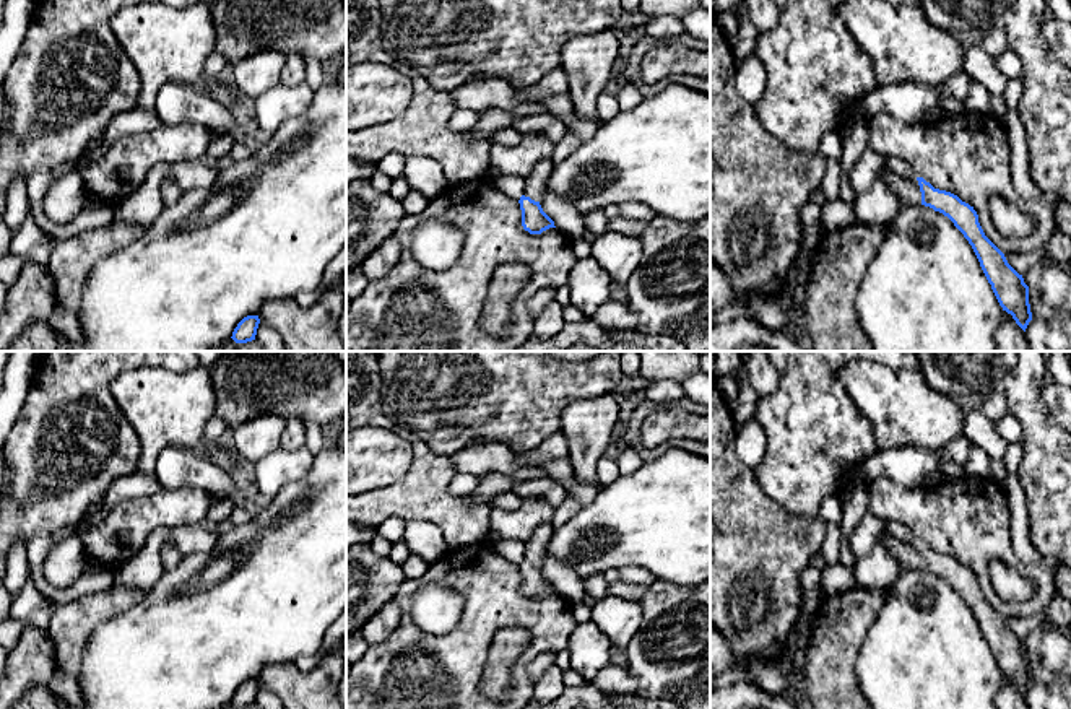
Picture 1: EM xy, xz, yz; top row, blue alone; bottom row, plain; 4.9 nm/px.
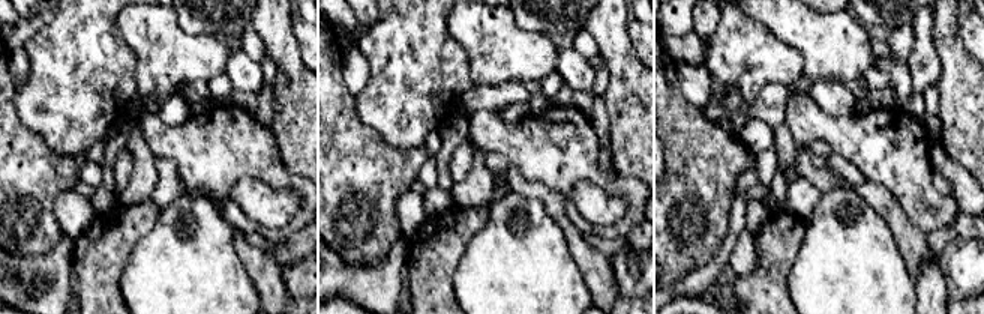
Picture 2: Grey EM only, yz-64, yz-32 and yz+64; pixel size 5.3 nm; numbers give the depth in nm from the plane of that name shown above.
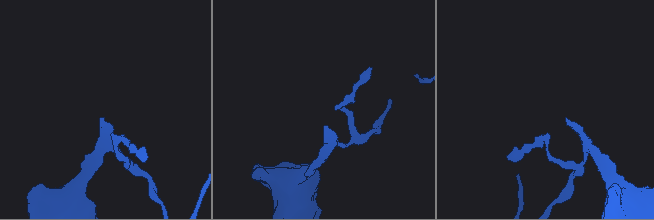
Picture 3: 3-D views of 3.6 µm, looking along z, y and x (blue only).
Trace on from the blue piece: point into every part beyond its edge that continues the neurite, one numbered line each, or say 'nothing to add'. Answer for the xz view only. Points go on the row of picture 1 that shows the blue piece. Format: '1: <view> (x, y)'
1: xz (533, 186)

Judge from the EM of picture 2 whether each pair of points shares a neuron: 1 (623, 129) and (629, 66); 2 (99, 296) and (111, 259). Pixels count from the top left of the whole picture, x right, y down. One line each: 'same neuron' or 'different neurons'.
1: same neuron
2: same neuron

